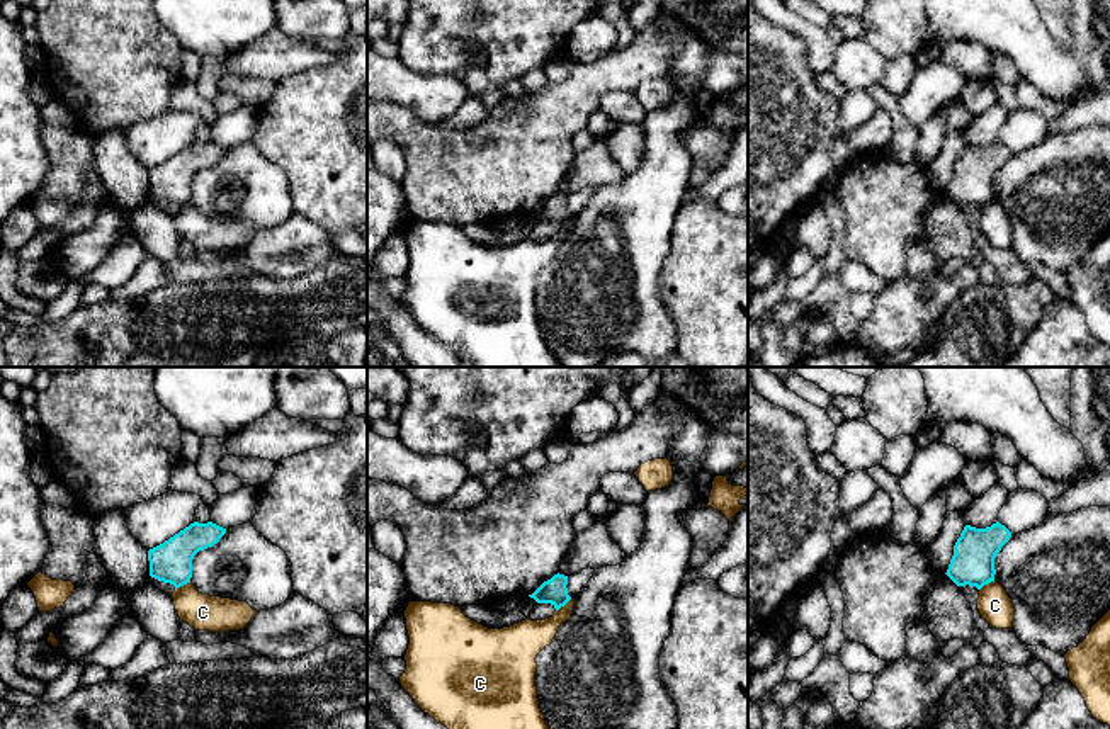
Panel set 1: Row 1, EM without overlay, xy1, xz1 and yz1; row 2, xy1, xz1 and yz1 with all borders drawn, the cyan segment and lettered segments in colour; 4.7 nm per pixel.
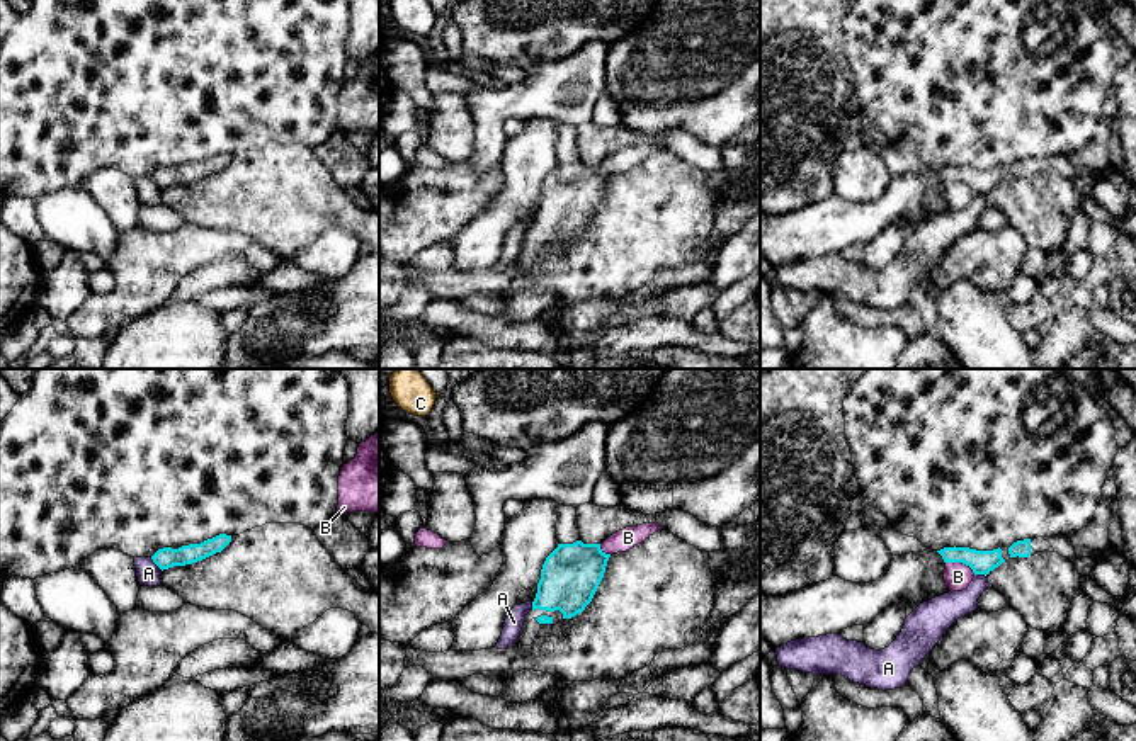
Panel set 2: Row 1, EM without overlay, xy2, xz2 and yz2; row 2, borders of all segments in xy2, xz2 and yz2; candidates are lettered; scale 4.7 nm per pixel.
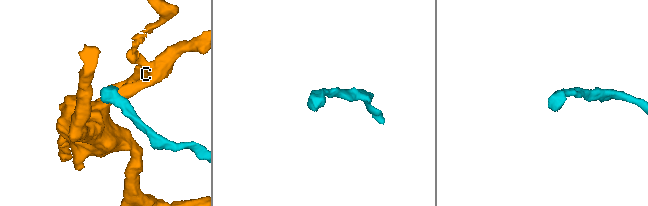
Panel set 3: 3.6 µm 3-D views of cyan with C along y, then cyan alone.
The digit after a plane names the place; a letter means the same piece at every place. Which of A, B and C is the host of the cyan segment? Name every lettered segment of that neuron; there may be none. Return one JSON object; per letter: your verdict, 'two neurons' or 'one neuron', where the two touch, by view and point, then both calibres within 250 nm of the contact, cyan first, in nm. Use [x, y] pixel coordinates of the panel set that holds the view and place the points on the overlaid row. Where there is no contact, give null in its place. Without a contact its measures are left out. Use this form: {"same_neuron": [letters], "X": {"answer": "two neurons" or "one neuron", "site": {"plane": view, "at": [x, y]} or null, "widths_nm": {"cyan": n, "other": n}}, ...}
{"same_neuron": [], "A": {"answer": "two neurons", "site": {"plane": "xy2", "at": [157, 565]}, "widths_nm": {"cyan": 100, "other": 110}}, "B": {"answer": "two neurons", "site": {"plane": "yz2", "at": [961, 561]}, "widths_nm": {"cyan": 110, "other": 130}}, "C": {"answer": "two neurons", "site": {"plane": "xz1", "at": [563, 605]}, "widths_nm": {"cyan": 120, "other": 180}}}

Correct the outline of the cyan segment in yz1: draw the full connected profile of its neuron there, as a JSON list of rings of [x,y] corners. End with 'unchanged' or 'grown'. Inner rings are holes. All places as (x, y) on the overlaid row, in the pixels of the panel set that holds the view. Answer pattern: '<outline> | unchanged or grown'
[[[1000,522],[986,528],[966,525],[954,545],[947,576],[957,586],[976,586],[994,581],[994,557],[1010,540],[1011,532]]] | unchanged

